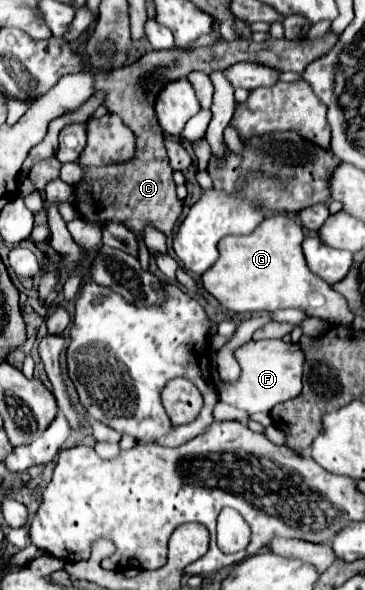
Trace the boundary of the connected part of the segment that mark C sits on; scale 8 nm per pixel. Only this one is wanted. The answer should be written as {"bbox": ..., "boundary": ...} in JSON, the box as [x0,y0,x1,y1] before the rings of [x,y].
{"bbox":[73,35,337,235],"boundary":[[[325,35],[319,41],[299,39],[299,41],[287,41],[287,39],[267,39],[263,43],[255,43],[251,39],[231,41],[217,41],[213,45],[197,47],[197,49],[167,49],[167,51],[149,51],[139,61],[131,63],[123,71],[113,73],[95,73],[95,85],[93,93],[103,91],[105,99],[103,105],[109,113],[115,113],[127,123],[127,127],[135,133],[135,155],[121,163],[109,163],[103,167],[81,167],[83,177],[79,183],[73,185],[75,189],[75,207],[77,213],[87,223],[105,225],[105,223],[121,223],[135,235],[143,235],[147,225],[153,225],[163,235],[171,235],[177,219],[183,213],[183,201],[175,195],[175,183],[171,179],[171,165],[165,149],[165,137],[159,127],[159,121],[155,117],[155,101],[159,91],[175,81],[183,79],[193,71],[213,73],[223,71],[235,63],[249,61],[267,65],[277,71],[295,71],[303,73],[305,67],[325,55],[337,39],[333,35]]]}

